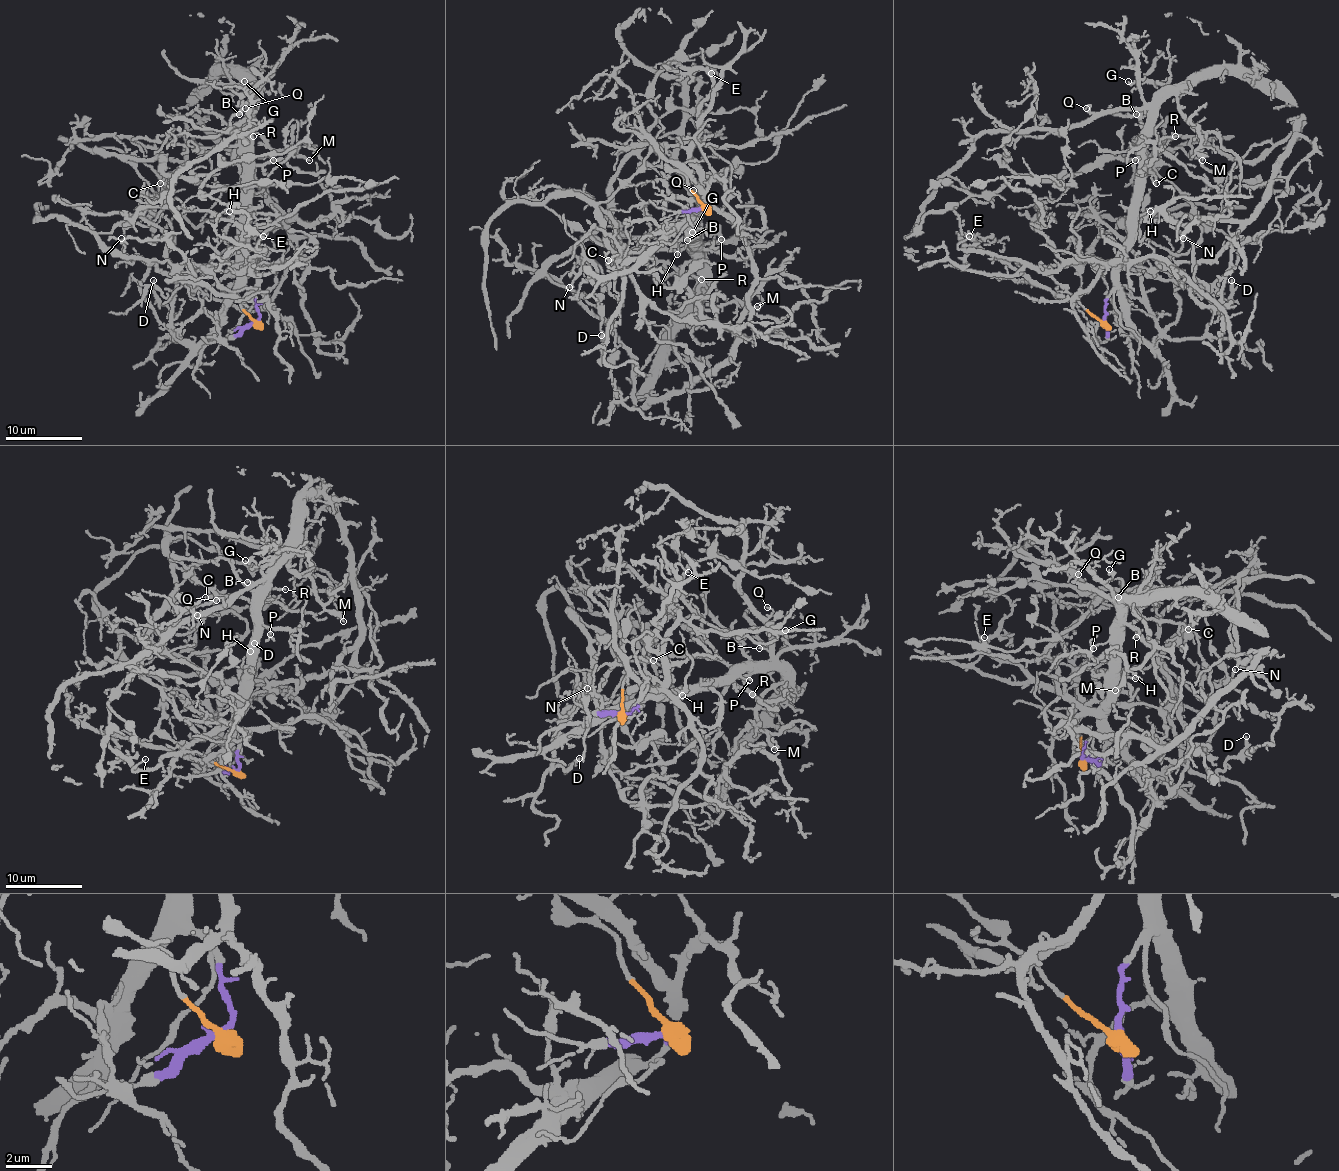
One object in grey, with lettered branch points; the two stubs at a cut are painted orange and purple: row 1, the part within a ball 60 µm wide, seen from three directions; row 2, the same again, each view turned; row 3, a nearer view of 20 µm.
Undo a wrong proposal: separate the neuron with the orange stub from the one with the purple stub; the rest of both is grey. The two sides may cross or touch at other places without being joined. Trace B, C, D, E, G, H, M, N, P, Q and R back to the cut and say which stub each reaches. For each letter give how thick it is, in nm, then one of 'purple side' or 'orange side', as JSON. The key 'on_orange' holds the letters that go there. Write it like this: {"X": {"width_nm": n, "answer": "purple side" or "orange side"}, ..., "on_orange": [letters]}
{"B": {"width_nm": 110, "answer": "purple side"}, "C": {"width_nm": 110, "answer": "purple side"}, "D": {"width_nm": 190, "answer": "purple side"}, "E": {"width_nm": 100, "answer": "purple side"}, "G": {"width_nm": 160, "answer": "purple side"}, "H": {"width_nm": 120, "answer": "purple side"}, "M": {"width_nm": 190, "answer": "purple side"}, "N": {"width_nm": 160, "answer": "purple side"}, "P": {"width_nm": 130, "answer": "purple side"}, "Q": {"width_nm": 140, "answer": "purple side"}, "R": {"width_nm": 170, "answer": "purple side"}, "on_orange": []}

